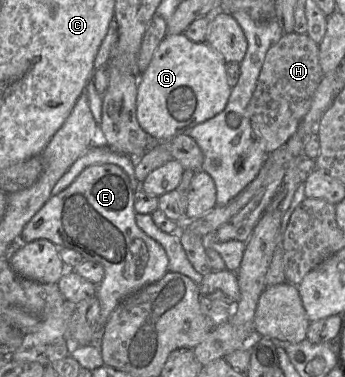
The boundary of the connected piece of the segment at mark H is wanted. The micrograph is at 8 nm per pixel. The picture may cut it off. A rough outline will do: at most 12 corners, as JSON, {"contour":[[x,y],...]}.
{"contour":[[306,33],[266,53],[247,106],[271,153],[296,131],[324,73]]}

